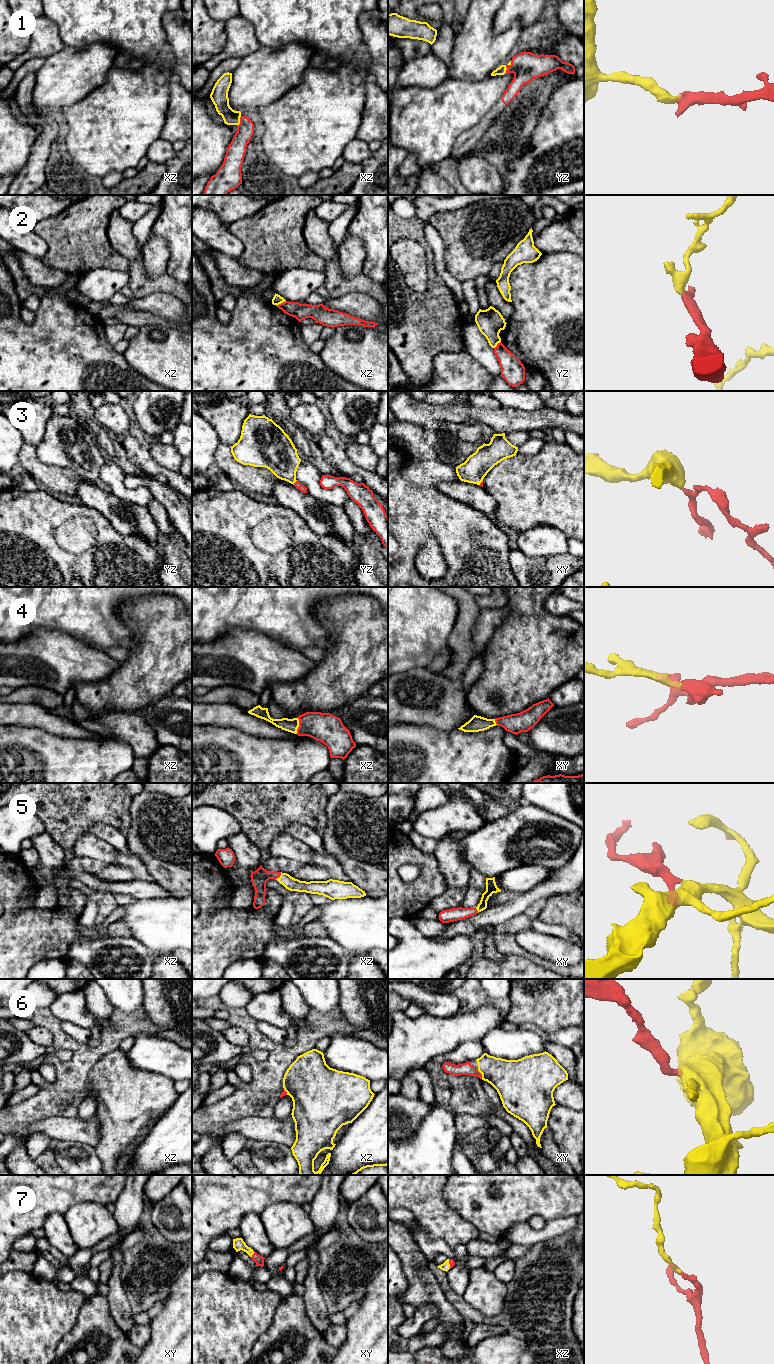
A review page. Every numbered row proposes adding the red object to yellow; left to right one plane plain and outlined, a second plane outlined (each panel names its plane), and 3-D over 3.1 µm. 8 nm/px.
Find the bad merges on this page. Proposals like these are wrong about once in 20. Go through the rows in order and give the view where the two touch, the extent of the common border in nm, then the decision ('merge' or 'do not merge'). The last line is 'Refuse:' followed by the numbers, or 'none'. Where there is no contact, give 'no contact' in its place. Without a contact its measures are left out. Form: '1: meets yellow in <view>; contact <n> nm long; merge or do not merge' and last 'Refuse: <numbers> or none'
1: meets yellow in yz; contact 120 nm long; merge
2: meets yellow in xz; contact 90 nm long; do not merge
3: meets yellow in yz; contact 50 nm long; merge
4: meets yellow in xz; contact 140 nm long; merge
5: meets yellow in xz; contact 80 nm long; merge
6: meets yellow in xy; contact 90 nm long; merge
7: meets yellow in xy; contact 50 nm long; merge
Refuse: 2

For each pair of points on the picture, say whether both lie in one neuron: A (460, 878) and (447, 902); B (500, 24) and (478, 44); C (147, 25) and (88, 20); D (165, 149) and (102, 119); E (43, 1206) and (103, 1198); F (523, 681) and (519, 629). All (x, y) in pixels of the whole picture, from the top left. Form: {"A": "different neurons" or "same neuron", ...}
{"A": "same neuron", "B": "different neurons", "C": "same neuron", "D": "different neurons", "E": "same neuron", "F": "same neuron"}

